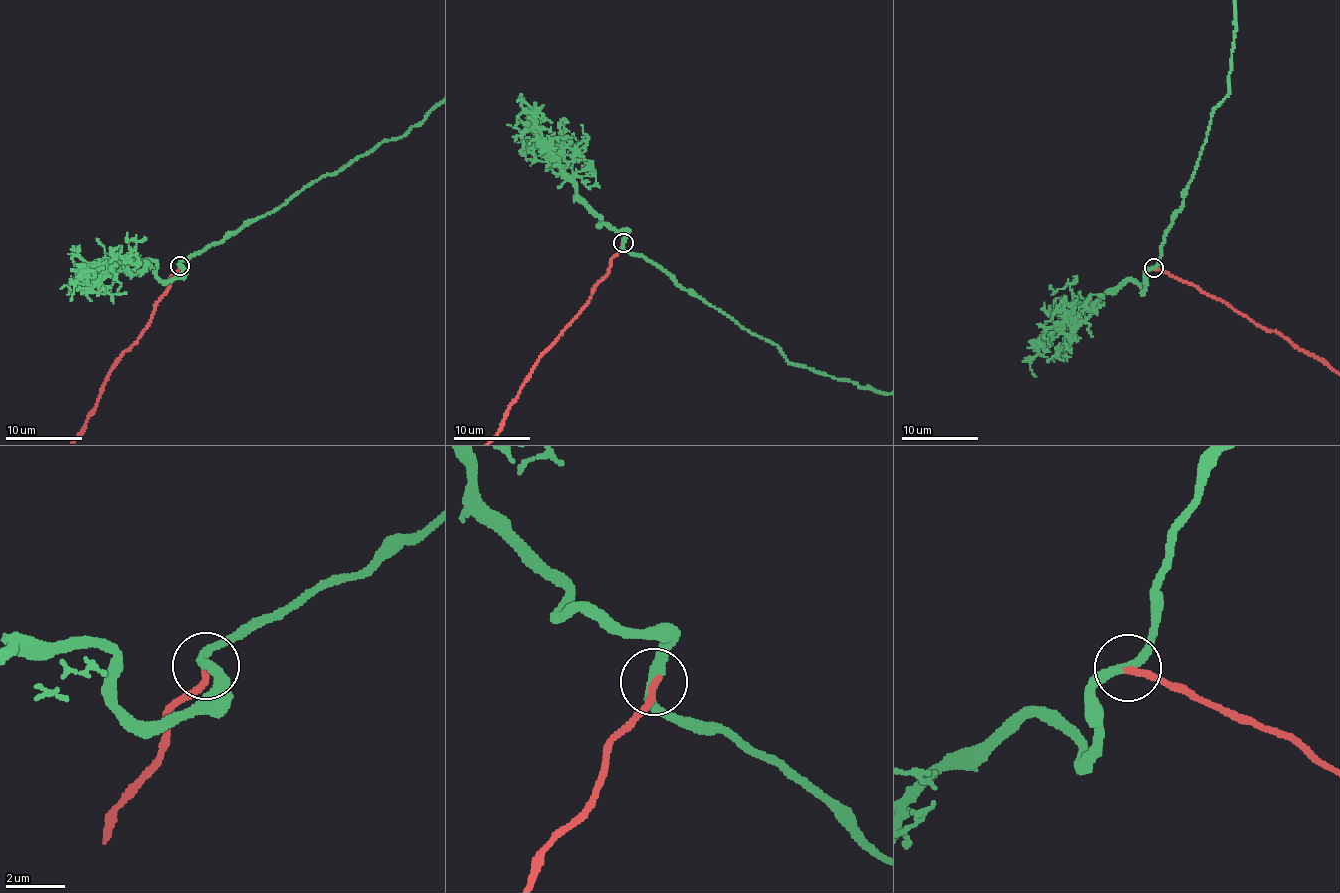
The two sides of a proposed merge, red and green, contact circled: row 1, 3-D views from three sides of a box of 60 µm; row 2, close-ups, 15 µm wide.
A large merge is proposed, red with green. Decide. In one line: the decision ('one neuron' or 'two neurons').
one neuron

